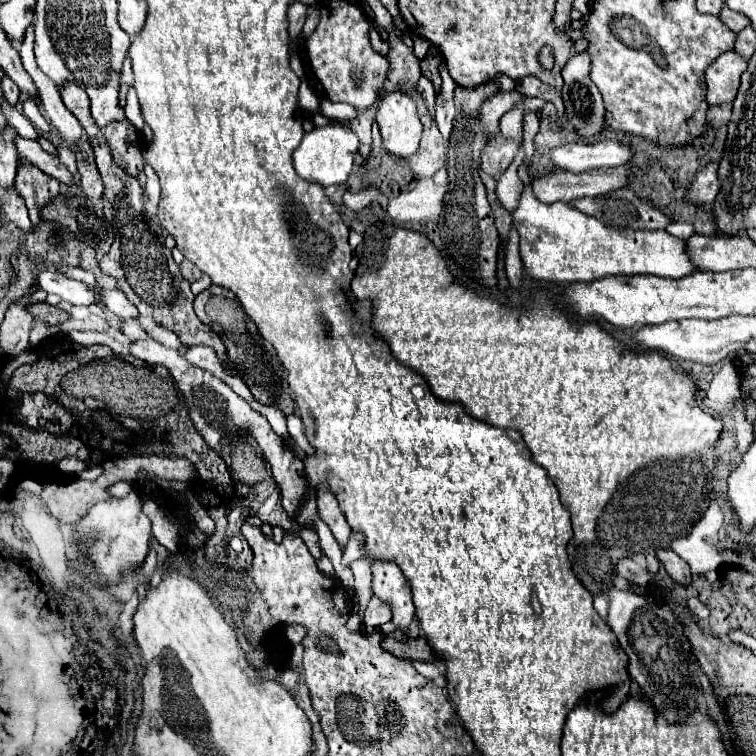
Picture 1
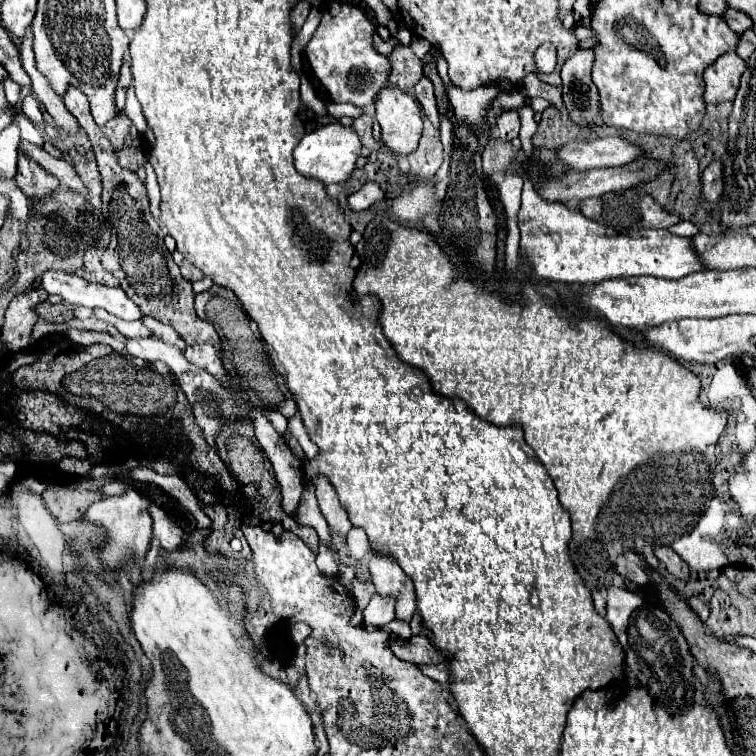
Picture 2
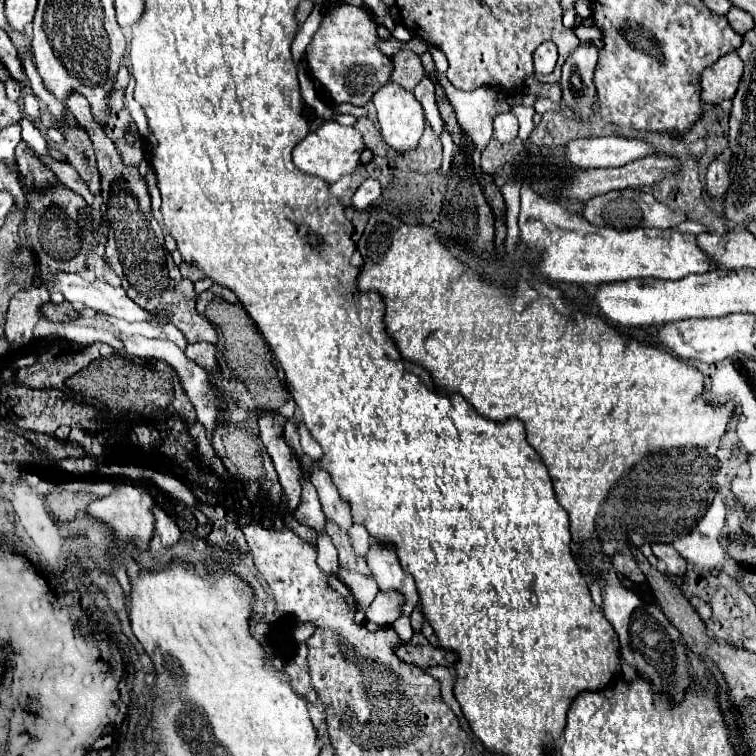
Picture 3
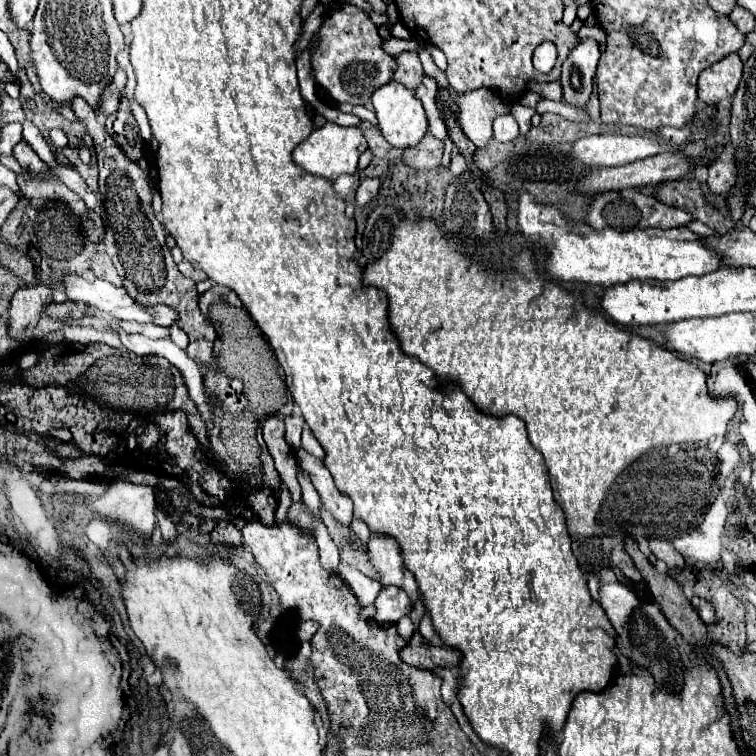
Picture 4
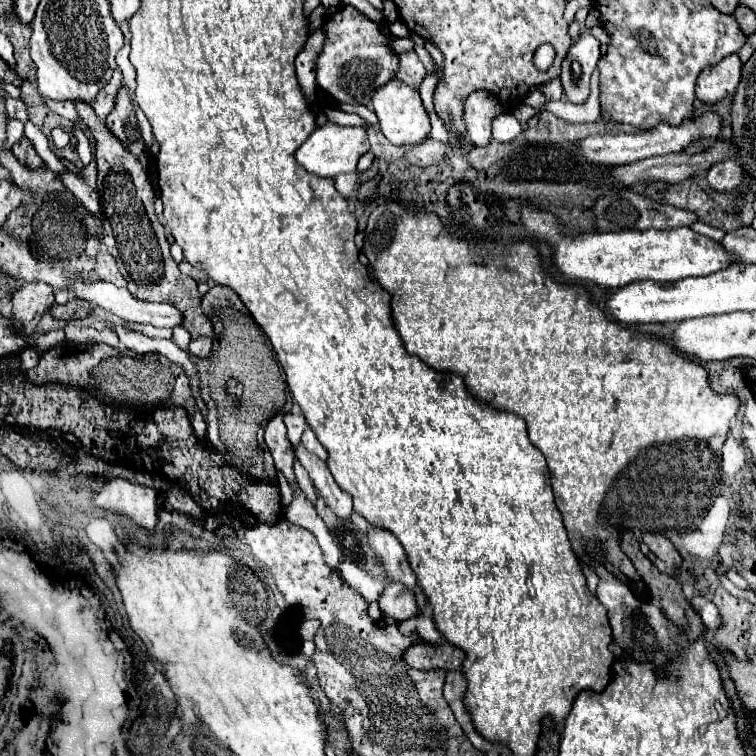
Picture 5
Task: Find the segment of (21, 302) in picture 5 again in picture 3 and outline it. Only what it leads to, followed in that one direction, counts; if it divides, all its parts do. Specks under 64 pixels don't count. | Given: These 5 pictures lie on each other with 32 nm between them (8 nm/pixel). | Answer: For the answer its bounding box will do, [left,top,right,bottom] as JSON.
[4,286,50,348]

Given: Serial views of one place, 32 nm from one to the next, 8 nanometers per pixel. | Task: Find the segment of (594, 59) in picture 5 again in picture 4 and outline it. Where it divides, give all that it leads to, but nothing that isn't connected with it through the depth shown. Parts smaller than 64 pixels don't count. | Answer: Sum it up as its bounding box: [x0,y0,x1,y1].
[562,38,600,106]

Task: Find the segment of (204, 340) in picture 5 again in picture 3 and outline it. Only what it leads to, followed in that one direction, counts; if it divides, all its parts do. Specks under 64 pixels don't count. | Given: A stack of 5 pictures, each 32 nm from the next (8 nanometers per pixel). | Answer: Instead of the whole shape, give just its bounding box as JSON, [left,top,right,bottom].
[186,342,216,372]

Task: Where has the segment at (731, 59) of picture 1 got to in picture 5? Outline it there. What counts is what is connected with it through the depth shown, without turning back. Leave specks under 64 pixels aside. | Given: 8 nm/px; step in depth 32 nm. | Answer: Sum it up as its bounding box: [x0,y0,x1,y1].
[696,54,740,104]

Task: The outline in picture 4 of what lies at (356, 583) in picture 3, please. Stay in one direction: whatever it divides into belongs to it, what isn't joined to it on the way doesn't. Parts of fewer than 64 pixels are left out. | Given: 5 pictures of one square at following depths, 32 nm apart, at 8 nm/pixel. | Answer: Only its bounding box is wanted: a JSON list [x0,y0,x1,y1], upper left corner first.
[338,562,382,606]

